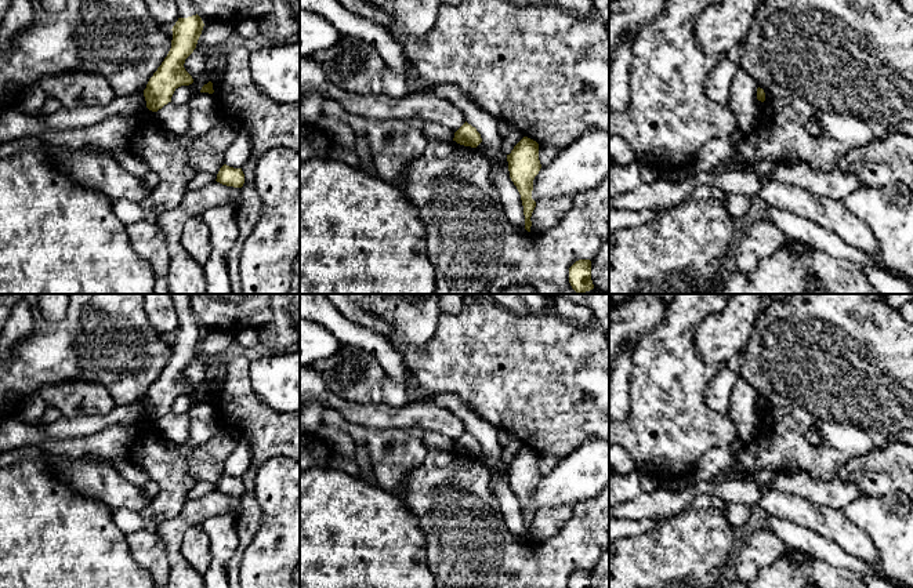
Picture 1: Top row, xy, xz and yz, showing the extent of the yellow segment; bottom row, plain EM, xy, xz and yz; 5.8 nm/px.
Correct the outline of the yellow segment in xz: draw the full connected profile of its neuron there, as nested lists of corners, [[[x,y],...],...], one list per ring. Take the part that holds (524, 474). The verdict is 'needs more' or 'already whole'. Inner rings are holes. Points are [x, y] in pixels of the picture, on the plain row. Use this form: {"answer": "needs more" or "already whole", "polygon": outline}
{"answer": "already whole", "polygon": [[[523,446],[507,464],[510,487],[517,496],[525,525],[525,538],[530,541],[532,522],[536,511],[532,508],[533,489],[539,483],[541,473],[539,469],[539,453],[528,446]]]}

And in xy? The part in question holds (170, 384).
{"answer": "needs more", "polygon": [[[170,294],[170,297],[175,306],[180,327],[171,338],[171,357],[144,399],[146,417],[152,421],[157,421],[171,411],[171,406],[178,396],[193,392],[184,373],[196,357],[204,335],[202,327],[196,323],[189,295]]]}

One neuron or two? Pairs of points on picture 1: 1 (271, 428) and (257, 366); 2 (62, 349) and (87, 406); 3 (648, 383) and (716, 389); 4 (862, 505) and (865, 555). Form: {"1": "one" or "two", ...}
{"1": "two", "2": "two", "3": "two", "4": "two"}

